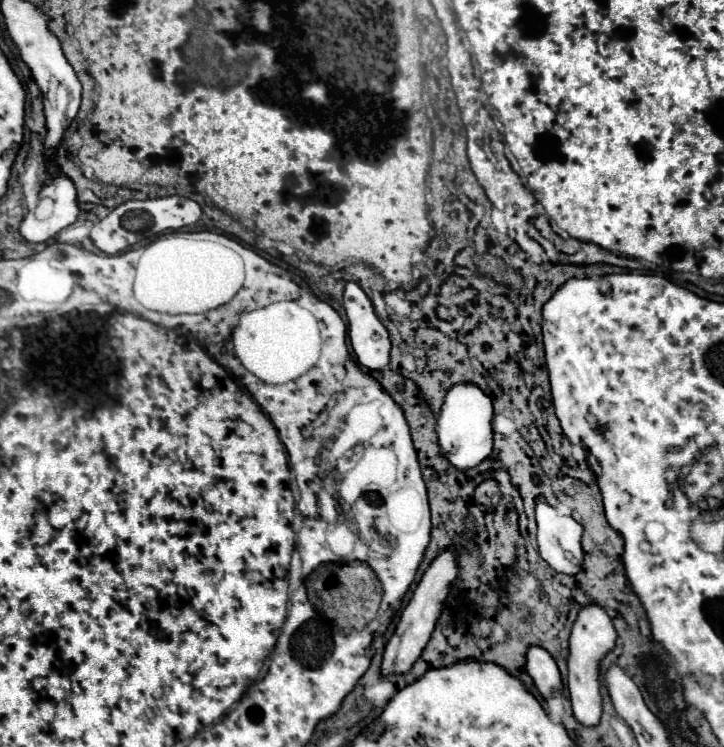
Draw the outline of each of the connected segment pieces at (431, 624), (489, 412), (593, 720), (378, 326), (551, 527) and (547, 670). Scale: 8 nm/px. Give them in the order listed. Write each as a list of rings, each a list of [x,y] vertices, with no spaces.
[[[445,548],[437,554],[437,558],[429,564],[429,568],[425,570],[423,578],[419,580],[409,604],[403,608],[401,618],[399,618],[399,626],[395,630],[395,634],[391,636],[389,644],[385,646],[385,654],[383,654],[383,674],[401,674],[407,672],[413,662],[417,660],[417,656],[423,652],[425,644],[429,642],[429,636],[437,624],[437,618],[443,610],[443,604],[451,592],[453,582],[459,578],[459,564],[457,564],[457,556],[453,548]]]
[[[455,384],[443,404],[437,418],[437,438],[441,444],[441,450],[445,458],[457,468],[457,470],[469,470],[483,462],[493,448],[493,404],[491,398],[475,384]]]
[[[587,604],[579,610],[579,616],[573,624],[571,638],[569,638],[569,658],[567,658],[569,676],[567,676],[567,680],[569,680],[573,714],[585,726],[599,724],[599,718],[601,718],[599,666],[601,666],[601,660],[613,650],[615,640],[617,640],[617,632],[613,628],[613,622],[599,604]]]
[[[349,282],[343,294],[343,308],[349,322],[349,338],[361,366],[381,370],[389,364],[391,342],[387,328],[375,314],[375,308],[359,284]]]
[[[537,504],[537,542],[541,558],[555,570],[575,576],[583,564],[581,524],[549,504]]]
[[[529,646],[525,668],[527,668],[529,676],[533,678],[537,690],[543,694],[543,698],[551,698],[563,688],[563,680],[561,680],[557,662],[545,648]]]

